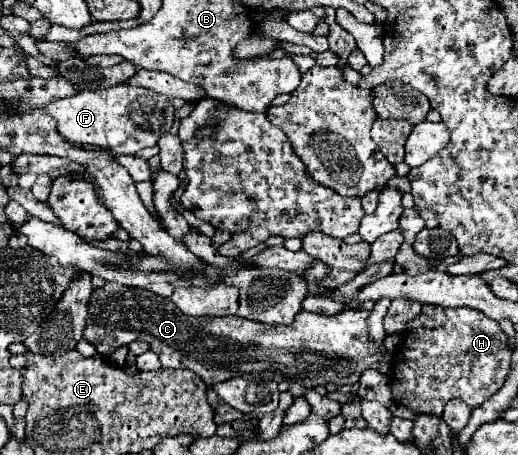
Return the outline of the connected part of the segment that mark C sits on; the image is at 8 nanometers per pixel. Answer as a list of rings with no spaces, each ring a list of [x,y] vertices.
[[[105,283],[103,287],[95,289],[89,303],[89,317],[85,327],[85,339],[95,345],[95,349],[109,357],[117,347],[127,345],[131,341],[145,341],[149,343],[151,351],[155,351],[161,359],[163,367],[171,369],[189,369],[197,371],[197,375],[211,387],[215,383],[227,381],[231,377],[251,375],[251,379],[271,379],[277,383],[299,383],[307,389],[317,385],[329,385],[339,377],[357,377],[363,369],[373,367],[381,360],[380,349],[369,340],[367,332],[367,317],[371,315],[369,309],[343,309],[341,313],[327,317],[319,313],[299,311],[291,325],[263,325],[259,321],[243,319],[243,317],[219,317],[219,319],[195,319],[183,315],[177,307],[171,307],[165,297],[155,295],[151,291],[123,287],[119,283]]]

